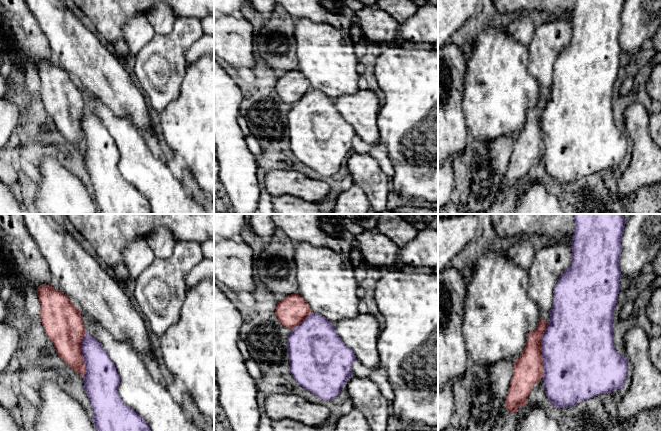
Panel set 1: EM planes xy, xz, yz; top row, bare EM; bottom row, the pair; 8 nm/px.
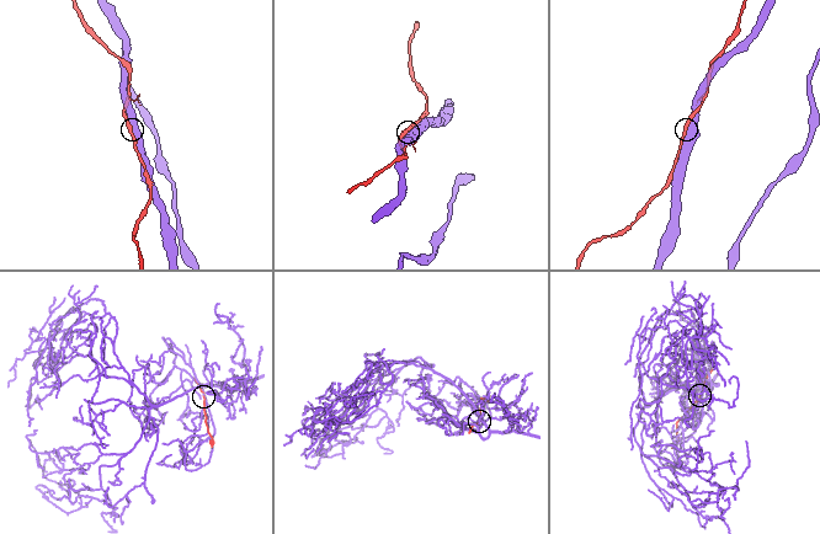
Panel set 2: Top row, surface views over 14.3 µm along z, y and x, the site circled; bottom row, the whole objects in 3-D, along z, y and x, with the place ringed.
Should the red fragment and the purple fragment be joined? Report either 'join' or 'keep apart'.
keep apart

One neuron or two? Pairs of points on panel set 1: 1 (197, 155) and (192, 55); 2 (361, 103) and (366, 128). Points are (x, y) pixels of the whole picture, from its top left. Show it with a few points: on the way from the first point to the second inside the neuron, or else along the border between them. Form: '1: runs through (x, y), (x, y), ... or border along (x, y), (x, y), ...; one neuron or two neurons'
1: border along (203, 55), (188, 63); two neurons
2: runs through (361, 109), (364, 122); one neuron

